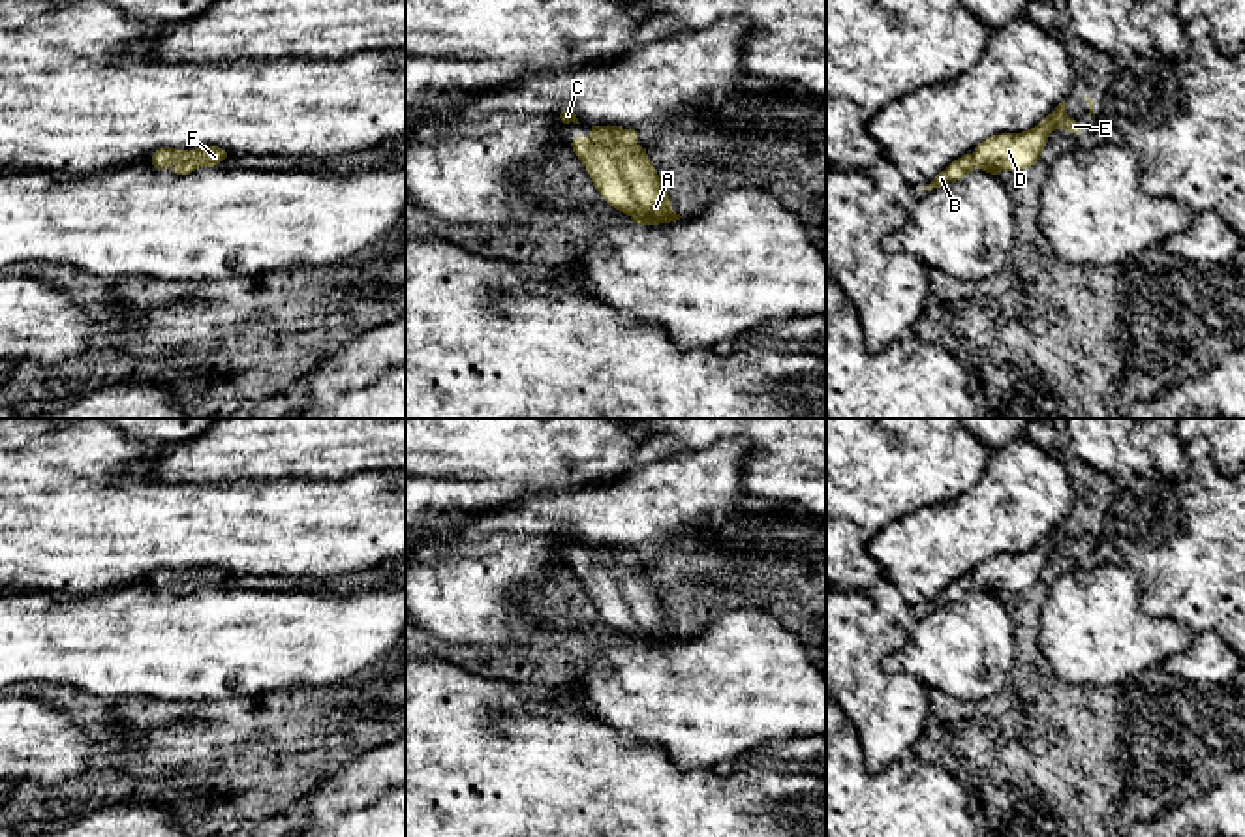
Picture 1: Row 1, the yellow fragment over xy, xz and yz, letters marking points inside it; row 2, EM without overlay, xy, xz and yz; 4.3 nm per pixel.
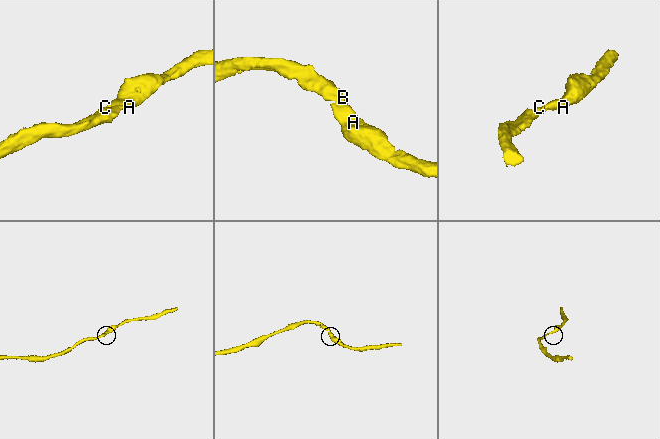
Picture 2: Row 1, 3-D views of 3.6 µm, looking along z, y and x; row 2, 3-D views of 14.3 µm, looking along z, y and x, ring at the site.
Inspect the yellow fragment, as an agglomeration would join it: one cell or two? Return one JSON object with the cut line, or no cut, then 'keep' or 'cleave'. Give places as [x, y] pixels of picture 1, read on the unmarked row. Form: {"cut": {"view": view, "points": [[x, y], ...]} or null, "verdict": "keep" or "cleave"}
{"cut": null, "verdict": "keep"}

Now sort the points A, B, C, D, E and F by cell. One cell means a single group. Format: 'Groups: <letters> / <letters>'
Groups: A B C D E F

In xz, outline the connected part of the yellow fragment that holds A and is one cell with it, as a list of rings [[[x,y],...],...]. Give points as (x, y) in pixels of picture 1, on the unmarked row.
[[[592,546],[590,555],[573,559],[571,567],[601,617],[633,644],[659,646],[680,640],[646,569],[637,561],[635,550]]]

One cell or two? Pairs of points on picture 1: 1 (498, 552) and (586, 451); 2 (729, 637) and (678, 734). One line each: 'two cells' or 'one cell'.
1: two cells
2: one cell

